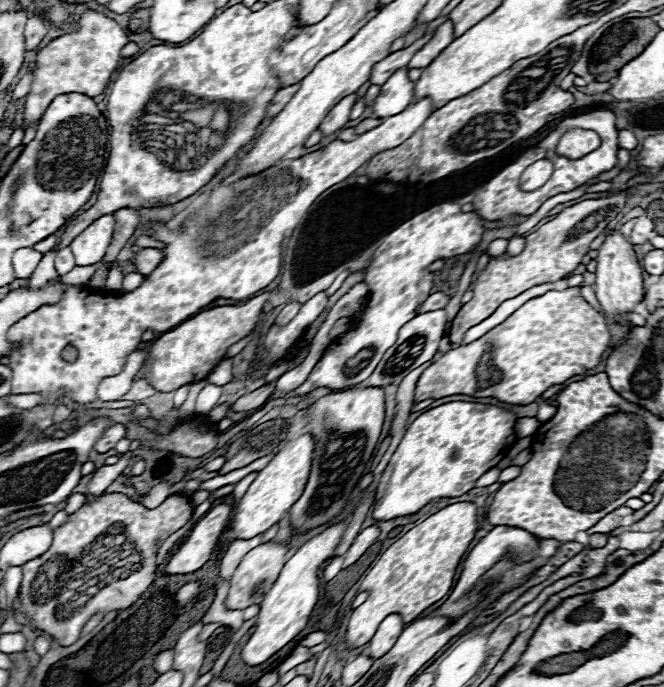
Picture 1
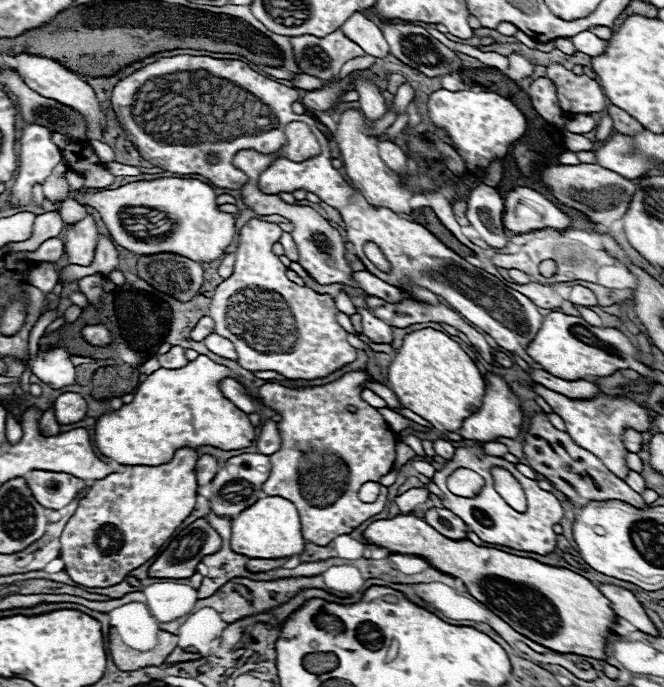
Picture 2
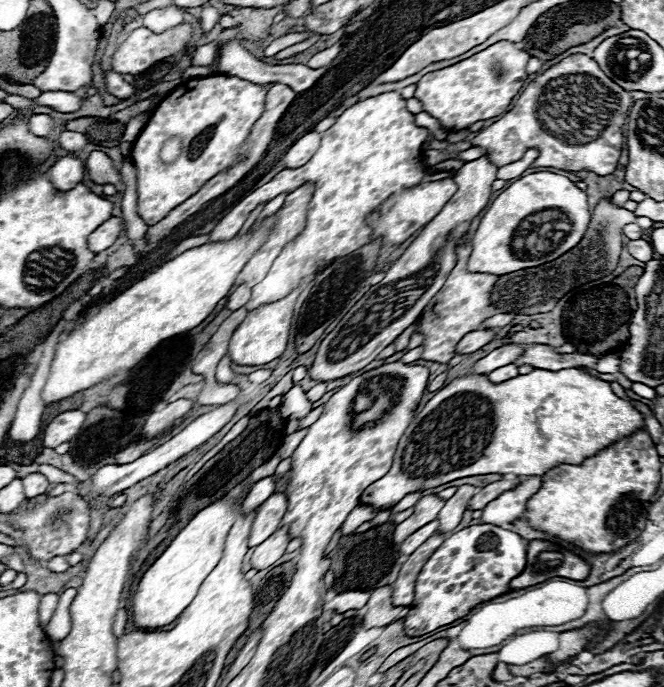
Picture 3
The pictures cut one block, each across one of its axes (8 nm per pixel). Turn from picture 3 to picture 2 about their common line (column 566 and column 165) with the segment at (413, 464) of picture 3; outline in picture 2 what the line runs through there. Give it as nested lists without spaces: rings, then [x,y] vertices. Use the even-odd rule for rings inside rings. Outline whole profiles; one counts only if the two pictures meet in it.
[[[198,356],[182,368],[158,368],[134,392],[134,400],[118,410],[98,418],[94,442],[100,454],[124,466],[160,466],[172,460],[178,448],[214,446],[222,450],[238,450],[252,446],[256,432],[248,416],[222,396],[218,382],[228,378],[230,370]]]

